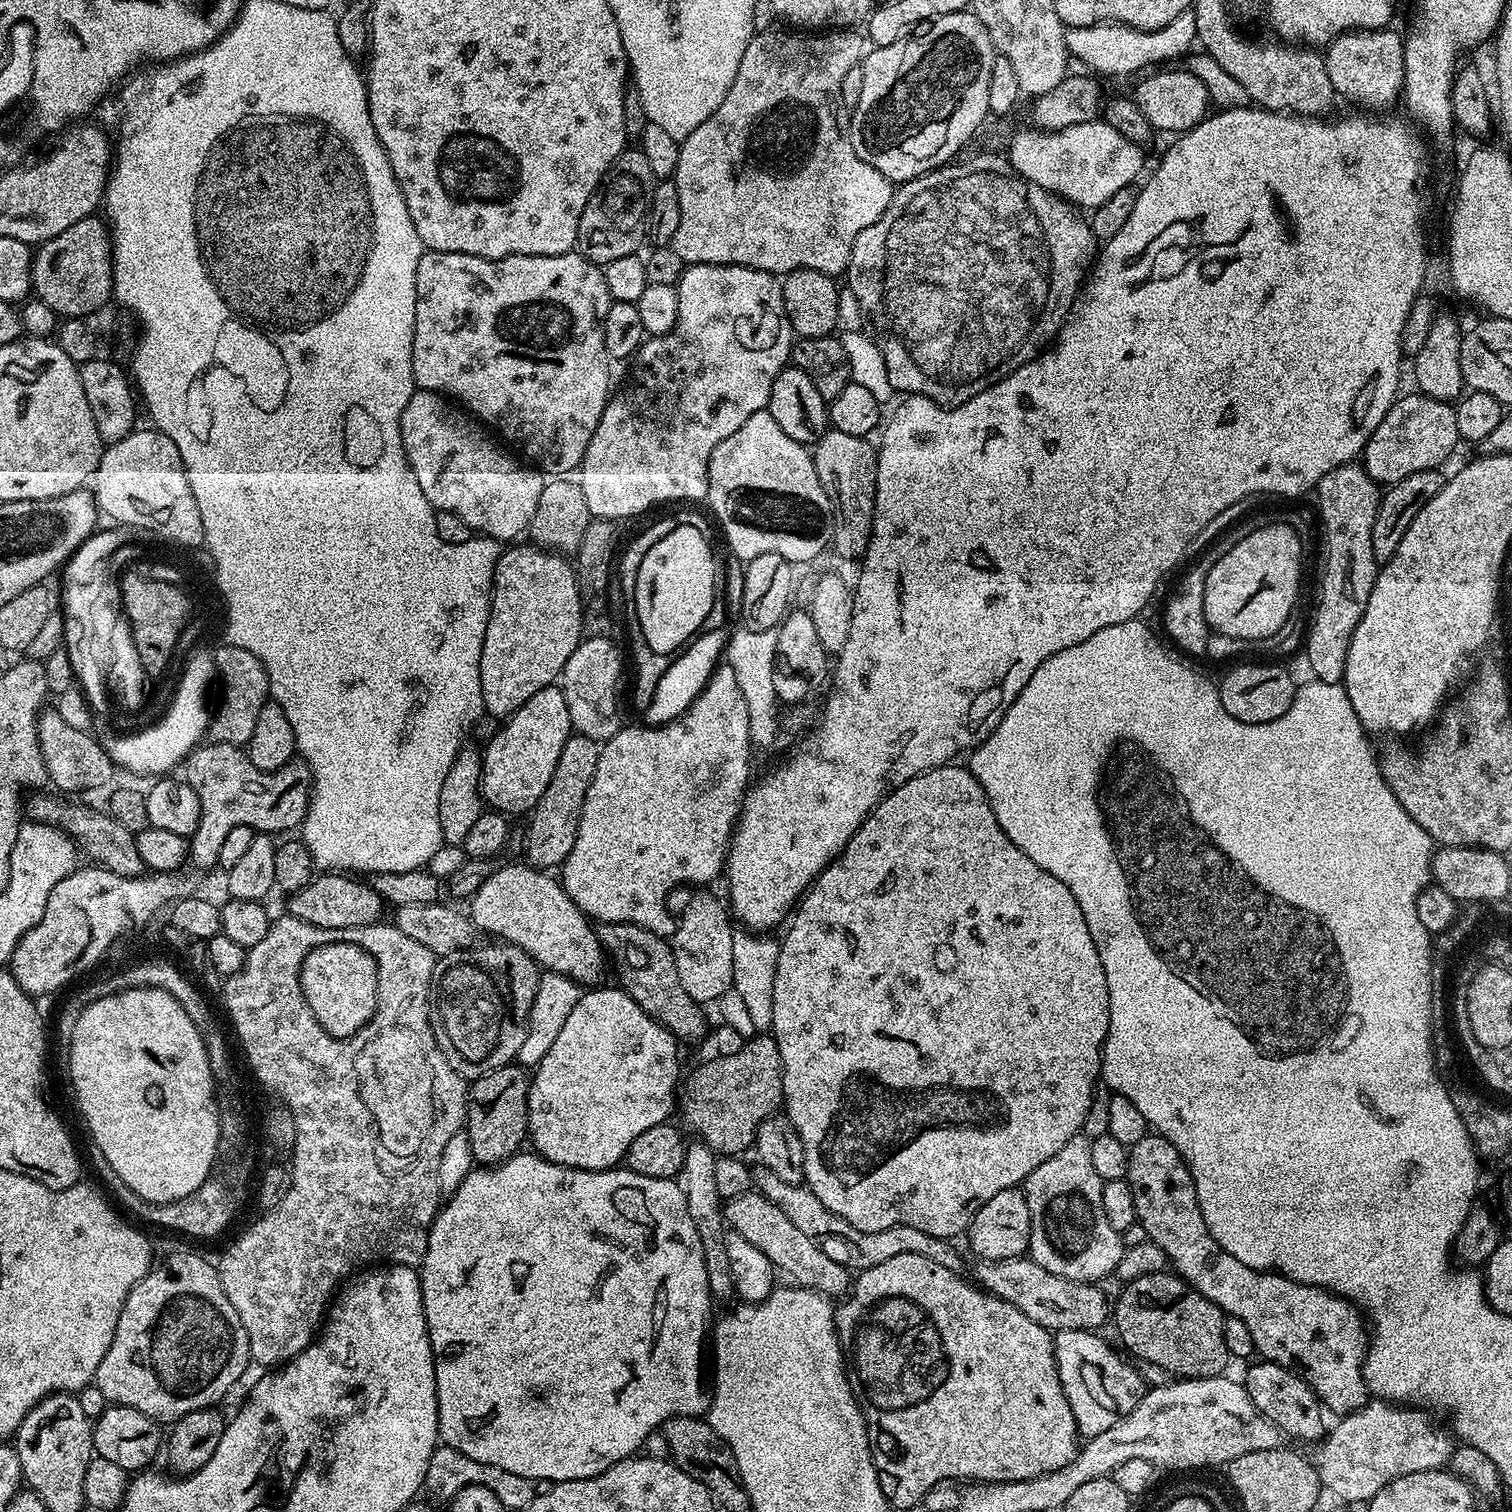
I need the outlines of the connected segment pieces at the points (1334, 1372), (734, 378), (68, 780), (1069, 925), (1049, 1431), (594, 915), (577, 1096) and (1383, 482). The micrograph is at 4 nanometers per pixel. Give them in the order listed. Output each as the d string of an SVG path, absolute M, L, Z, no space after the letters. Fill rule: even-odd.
M1149 1134L1142 1138L1142 1142L1129 1147L1126 1179L1130 1194L1134 1194L1136 1219L1146 1230L1149 1240L1163 1250L1176 1275L1185 1280L1194 1292L1210 1298L1210 1302L1217 1304L1225 1314L1242 1318L1243 1324L1250 1330L1250 1338L1254 1338L1256 1352L1263 1359L1281 1364L1304 1379L1321 1405L1331 1415L1333 1412L1333 1417L1349 1416L1368 1403L1370 1393L1364 1381L1364 1359L1368 1357L1370 1328L1361 1309L1327 1288L1303 1284L1276 1272L1259 1272L1257 1268L1246 1266L1246 1262L1238 1262L1234 1254L1226 1254L1202 1218L1196 1197L1196 1183L1186 1162L1166 1137Z
M693 264L685 267L684 272L680 275L680 283L675 285L676 293L678 294L678 318L674 322L674 326L664 336L653 336L645 339L637 350L632 364L632 377L628 380L628 385L621 390L620 393L615 393L614 398L609 399L608 405L604 408L604 413L600 419L598 430L594 430L594 438L590 438L590 446L586 446L586 454L584 460L580 463L578 469L578 483L582 494L586 494L586 506L590 506L590 514L593 518L600 522L621 522L620 520L628 520L631 516L640 516L647 510L651 504L664 504L667 500L700 500L703 501L708 495L708 463L710 462L710 454L714 454L714 446L718 446L718 442L723 442L725 438L730 438L730 434L734 434L734 430L738 430L738 426L742 426L742 422L746 422L746 418L750 418L750 414L758 414L765 411L768 407L768 399L770 398L770 390L774 378L778 378L778 374L789 363L792 355L792 345L794 343L794 333L792 323L784 309L784 299L782 298L782 290L780 289L781 281L773 276L770 272L762 270L754 270L746 266L734 266L733 264Z
M55 710L41 711L36 729L51 787L61 788L56 789L61 793L72 794L68 792L88 792L111 782L113 762L91 731L74 730L74 726L62 722Z
M953 762L943 764L941 768L931 768L928 772L918 774L910 778L902 786L888 793L883 800L876 803L876 809L862 822L862 826L848 840L848 845L841 850L840 855L817 876L811 888L804 893L790 916L787 925L788 933L784 940L779 941L777 954L777 970L774 973L773 984L773 1022L770 1035L776 1039L778 1054L782 1058L782 1090L784 1091L783 1111L790 1118L790 1122L798 1130L802 1138L802 1150L804 1151L804 1179L803 1183L815 1194L818 1202L826 1206L826 1210L834 1210L846 1222L852 1226L858 1226L858 1230L873 1232L874 1230L886 1230L890 1226L914 1226L917 1230L926 1230L926 1234L934 1234L943 1240L956 1238L956 1235L967 1233L969 1224L976 1217L976 1211L994 1194L1002 1190L1010 1190L1023 1185L1024 1180L1046 1158L1058 1154L1070 1138L1074 1138L1083 1129L1086 1122L1086 1110L1090 1110L1092 1093L1098 1087L1100 1076L1100 1053L1104 1051L1104 1039L1110 1026L1110 998L1106 986L1106 974L1102 970L1102 958L1098 958L1098 950L1094 946L1094 938L1090 938L1090 926L1086 926L1086 918L1066 882L1058 882L1054 874L1046 874L1038 862L1030 862L1026 854L998 826L996 810L990 806L978 778L969 772L967 767Z
M897 1254L878 1266L863 1269L857 1276L860 1277L851 1281L846 1295L835 1305L836 1337L842 1345L848 1384L868 1427L876 1477L882 1486L882 1494L892 1503L893 1509L910 1510L941 1482L1018 1482L1062 1470L1074 1462L1078 1451L1078 1433L1074 1410L1070 1410L1070 1402L1066 1402L1066 1394L1058 1378L1053 1333L1038 1326L1038 1322L1030 1322L1030 1318L1026 1318L1026 1314L1022 1314L1022 1310L1010 1302L999 1300L975 1283L967 1284L961 1273L946 1270L946 1266L938 1266L938 1262L922 1258L922 1254Z
M724 662L679 717L659 727L641 727L621 727L614 738L603 741L590 790L586 790L578 838L562 865L562 883L570 899L593 921L626 922L672 938L678 920L668 913L668 891L679 884L708 884L725 871L732 830L750 787L748 763L754 751L750 714L746 714L738 678Z
M619 986L604 987L593 987L581 995L578 1006L574 1006L574 1010L570 1010L570 1015L566 1017L566 1023L558 1033L558 1038L550 1045L550 1051L546 1054L546 1058L542 1058L542 1062L535 1065L528 1085L527 1139L530 1144L532 1140L531 1147L552 1164L561 1164L567 1168L581 1168L587 1172L605 1172L607 1168L617 1167L627 1157L630 1142L634 1142L634 1138L638 1138L638 1134L650 1130L650 1126L665 1123L671 1117L668 1115L674 1112L678 1104L676 1075L680 1072L680 1052L676 1049L678 1047L676 1037L672 1035L669 1028L663 1028L654 1018L650 1018L650 1014L646 1014L646 1010L642 1010L642 1006L638 1006L638 1002L634 1002L634 998L630 998L630 994L626 994L623 988Z
M1423 394L1401 395L1386 410L1386 418L1378 422L1378 430L1366 442L1362 453L1364 471L1381 486L1391 486L1418 474L1418 470L1439 469L1452 456L1456 444L1461 443L1458 434L1455 407L1449 401L1430 398Z

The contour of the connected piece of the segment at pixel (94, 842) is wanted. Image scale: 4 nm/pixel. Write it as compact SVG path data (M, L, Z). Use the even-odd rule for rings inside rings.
M32 794L26 800L26 816L29 821L49 824L60 828L76 841L79 851L89 856L89 861L117 872L123 876L138 876L145 871L144 862L138 854L138 846L133 832L126 830L107 811L99 812L96 808L87 808L84 804L71 804L71 799L56 796ZM64 799L64 800L59 800Z

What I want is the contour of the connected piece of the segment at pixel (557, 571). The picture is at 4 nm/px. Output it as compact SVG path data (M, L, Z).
M528 542L519 544L503 549L492 579L492 605L480 659L482 698L489 717L507 718L530 702L538 690L553 687L559 681L570 654L574 654L583 637L586 604L581 597L577 569L569 561L568 565L563 555L545 552Z

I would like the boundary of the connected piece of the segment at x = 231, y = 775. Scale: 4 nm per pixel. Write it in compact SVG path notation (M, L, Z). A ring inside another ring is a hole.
M204 742L188 753L183 770L183 780L198 794L202 806L198 830L190 838L190 864L196 868L217 867L222 842L234 826L250 826L256 834L277 834L299 829L308 813L312 771L302 758L293 758L286 766L267 772L250 762L243 747Z

